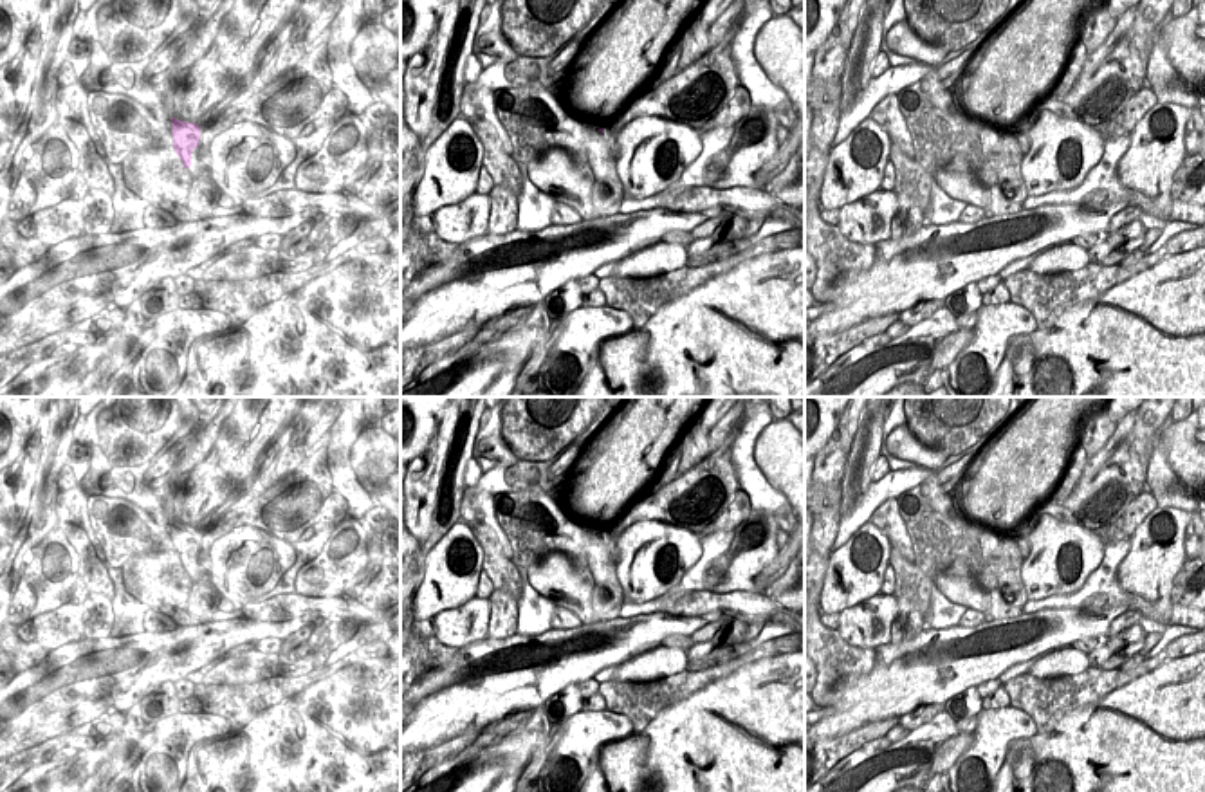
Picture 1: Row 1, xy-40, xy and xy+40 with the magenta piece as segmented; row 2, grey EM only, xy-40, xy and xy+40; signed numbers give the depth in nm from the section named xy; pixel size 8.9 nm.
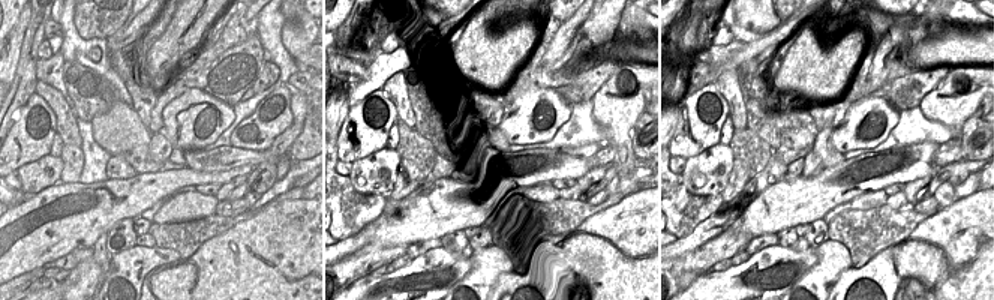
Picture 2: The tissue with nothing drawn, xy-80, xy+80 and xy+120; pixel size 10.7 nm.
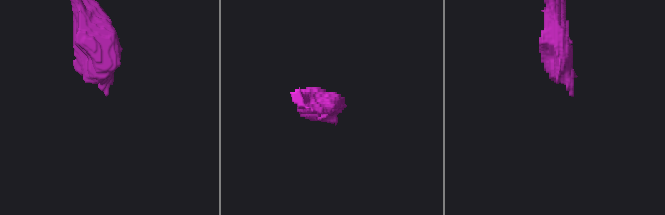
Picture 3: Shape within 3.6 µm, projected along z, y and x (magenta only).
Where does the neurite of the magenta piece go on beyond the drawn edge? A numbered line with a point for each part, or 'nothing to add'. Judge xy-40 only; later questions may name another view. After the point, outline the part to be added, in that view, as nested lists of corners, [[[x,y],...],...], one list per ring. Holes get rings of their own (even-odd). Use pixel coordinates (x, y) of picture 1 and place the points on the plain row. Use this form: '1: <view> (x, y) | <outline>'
1: xy-40 (199, 572) | [[[200,536],[200,547],[197,552],[193,552],[191,557],[191,570],[188,572],[191,585],[193,583],[207,583],[215,594],[218,594],[216,585],[207,570],[207,550],[202,550],[202,536]]]

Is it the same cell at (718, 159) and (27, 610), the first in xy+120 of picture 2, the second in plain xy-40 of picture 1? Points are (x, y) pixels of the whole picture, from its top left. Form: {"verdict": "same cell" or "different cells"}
{"verdict": "different cells"}

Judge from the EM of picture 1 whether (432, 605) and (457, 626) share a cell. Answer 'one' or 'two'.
two

